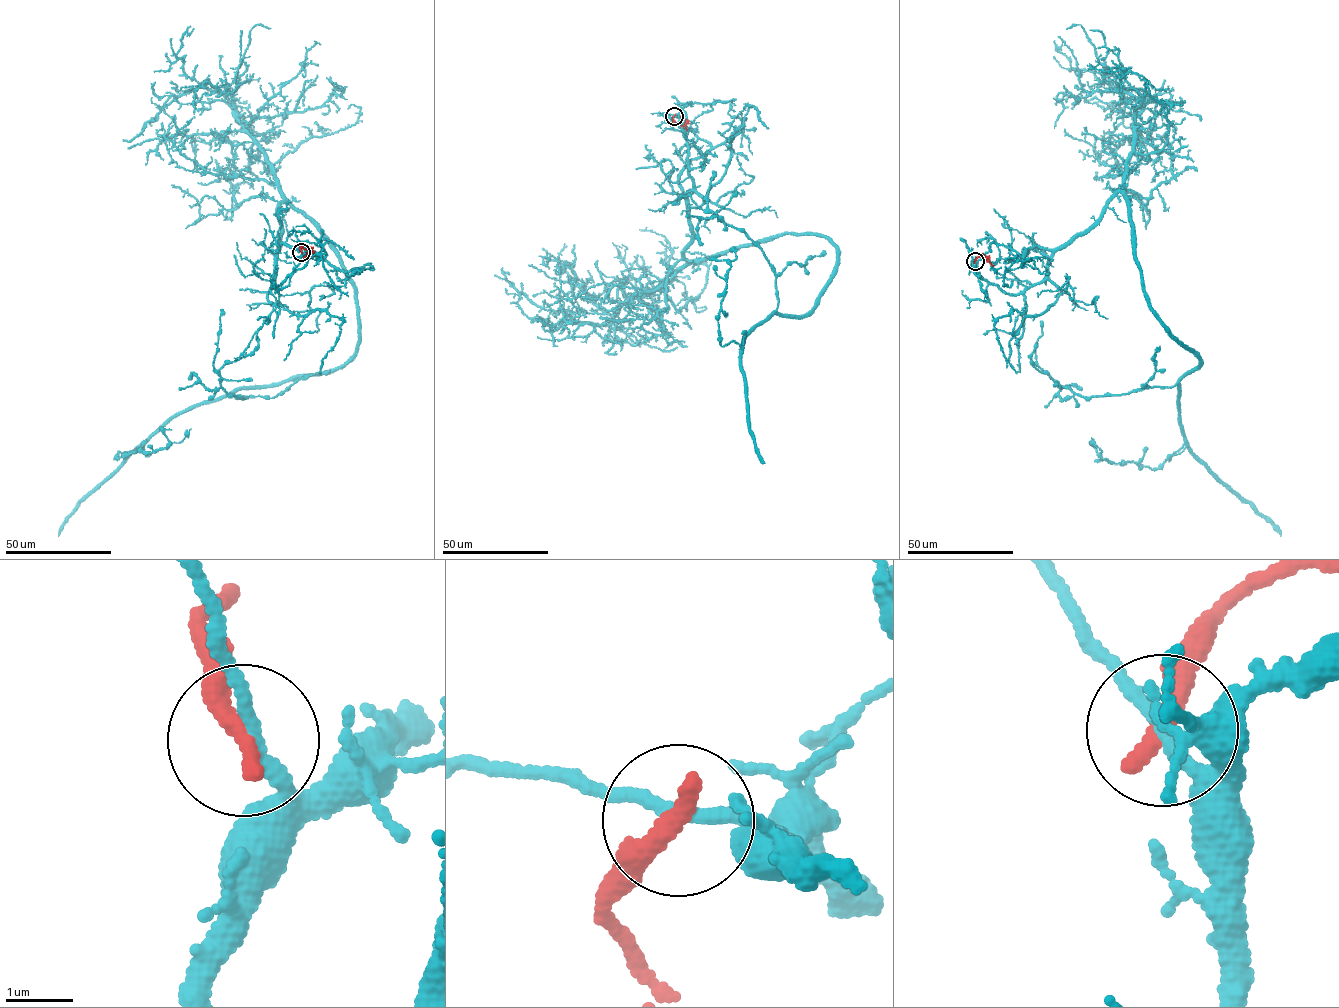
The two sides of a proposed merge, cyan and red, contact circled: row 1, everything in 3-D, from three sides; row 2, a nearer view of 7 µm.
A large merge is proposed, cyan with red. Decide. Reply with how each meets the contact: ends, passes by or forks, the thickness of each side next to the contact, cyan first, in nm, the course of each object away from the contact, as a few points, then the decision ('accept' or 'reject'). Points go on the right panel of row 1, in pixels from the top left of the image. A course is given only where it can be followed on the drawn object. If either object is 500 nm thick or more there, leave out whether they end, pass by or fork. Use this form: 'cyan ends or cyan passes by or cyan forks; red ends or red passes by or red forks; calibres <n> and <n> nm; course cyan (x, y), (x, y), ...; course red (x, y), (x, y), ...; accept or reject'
cyan passes by; red ends; calibres 190 and 360 nm; course cyan (975, 261), (1020, 294), (1128, 198), (1149, 308), (1199, 365), (1157, 469), (1091, 437); course red (975, 261), (979, 256), (989, 255), (987, 260), (994, 265); reject

